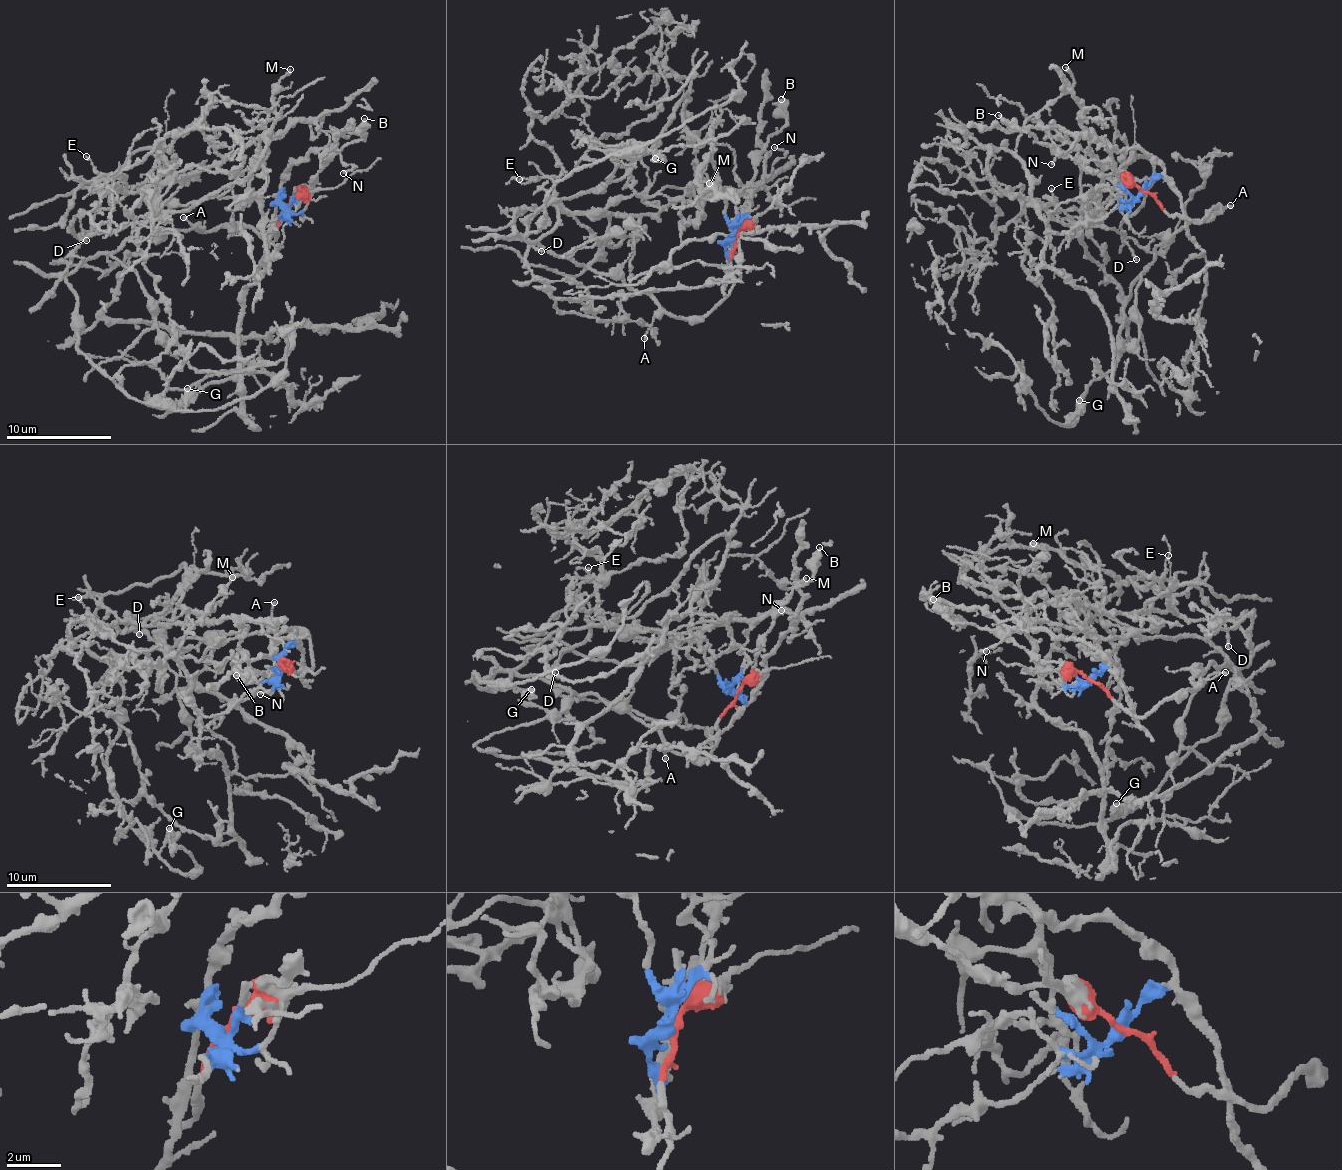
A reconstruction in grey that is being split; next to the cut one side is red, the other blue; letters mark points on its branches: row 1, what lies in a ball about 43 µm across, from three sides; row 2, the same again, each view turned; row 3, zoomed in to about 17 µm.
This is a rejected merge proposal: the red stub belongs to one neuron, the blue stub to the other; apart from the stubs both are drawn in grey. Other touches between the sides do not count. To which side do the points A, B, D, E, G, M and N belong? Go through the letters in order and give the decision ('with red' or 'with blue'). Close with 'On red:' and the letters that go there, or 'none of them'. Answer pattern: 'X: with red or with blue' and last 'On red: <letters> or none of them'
A: with red
B: with red
D: with blue
E: with blue
G: with red
M: with blue
N: with blue
On red: A, B, G

